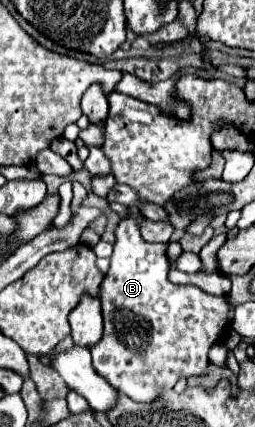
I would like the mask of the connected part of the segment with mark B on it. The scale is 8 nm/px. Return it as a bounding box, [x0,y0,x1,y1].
[90,206,226,402]

